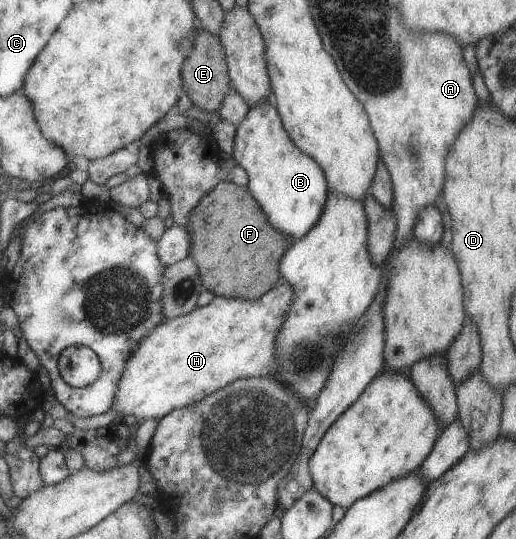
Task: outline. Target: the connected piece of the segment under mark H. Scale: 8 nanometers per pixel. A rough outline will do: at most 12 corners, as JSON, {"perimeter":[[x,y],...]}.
{"perimeter":[[214,297],[137,345],[115,421],[276,372],[294,299]]}

